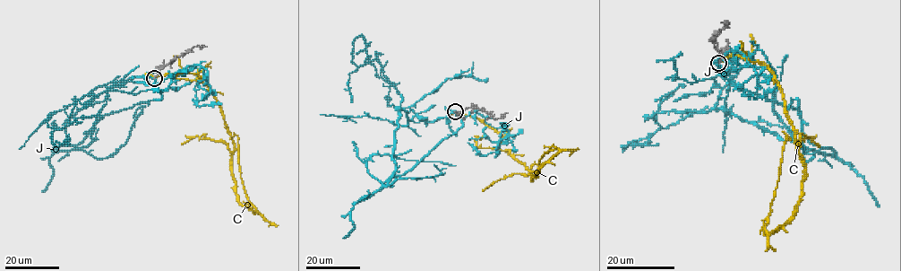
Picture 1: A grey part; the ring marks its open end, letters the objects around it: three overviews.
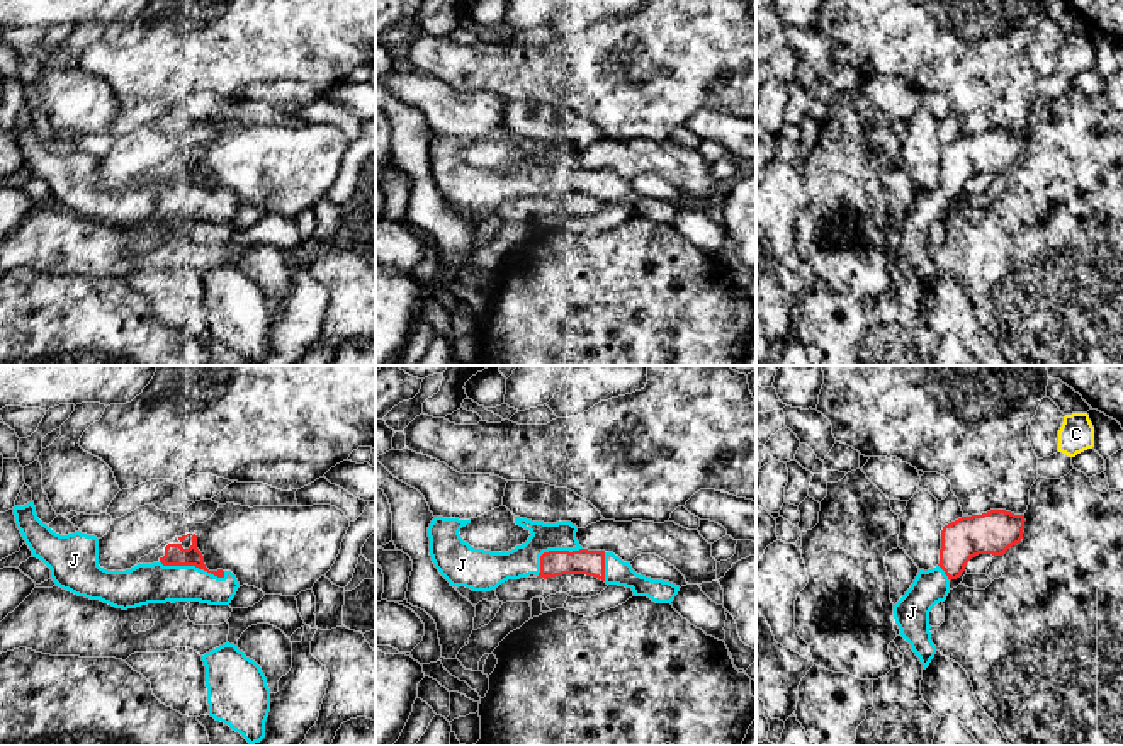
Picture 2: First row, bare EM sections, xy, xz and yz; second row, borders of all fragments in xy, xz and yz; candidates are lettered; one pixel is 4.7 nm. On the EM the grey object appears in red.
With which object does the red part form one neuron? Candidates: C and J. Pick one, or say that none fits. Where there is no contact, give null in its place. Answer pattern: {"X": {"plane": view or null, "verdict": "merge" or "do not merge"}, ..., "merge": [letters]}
{"C": {"plane": null, "verdict": "do not merge"}, "J": {"plane": "xy", "verdict": "merge"}, "merge": ["J"]}

